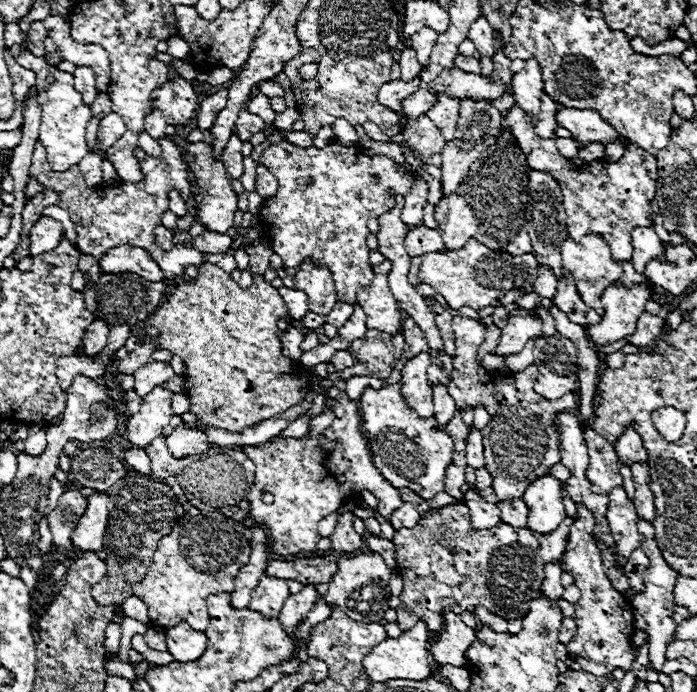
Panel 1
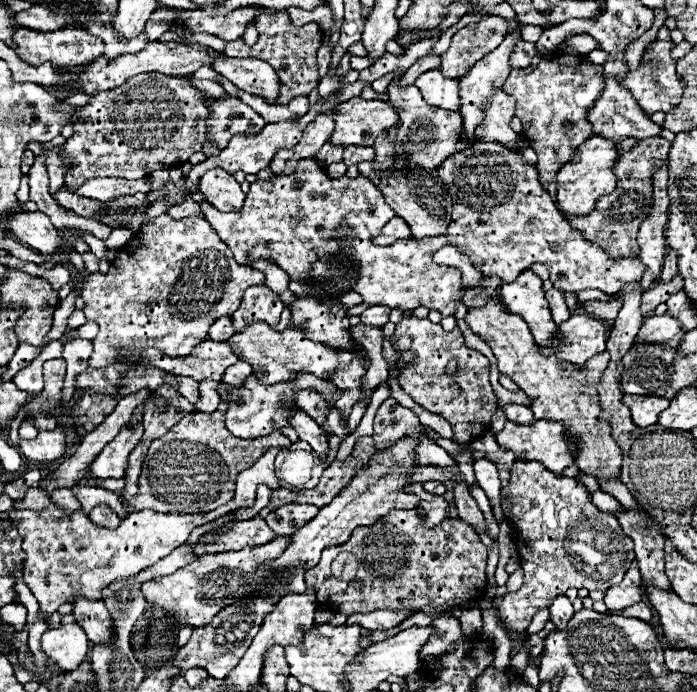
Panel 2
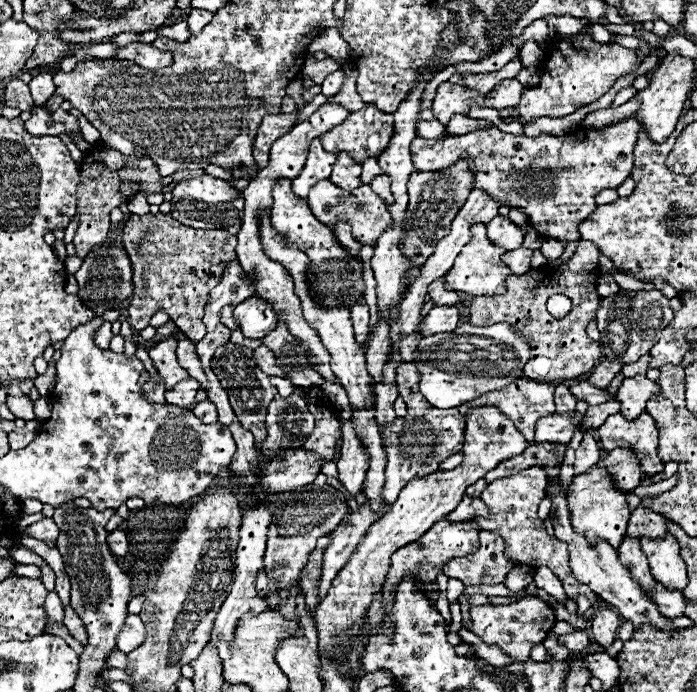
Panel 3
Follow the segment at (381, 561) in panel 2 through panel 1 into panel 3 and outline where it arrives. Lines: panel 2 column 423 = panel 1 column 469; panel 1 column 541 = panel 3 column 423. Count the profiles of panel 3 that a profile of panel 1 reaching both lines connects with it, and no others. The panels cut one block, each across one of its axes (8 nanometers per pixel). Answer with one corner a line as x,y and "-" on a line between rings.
440,520
436,522
420,540
416,540
414,544
406,544
404,548
398,548
392,556
392,566
386,574
386,582
382,588
382,630
390,636
394,632
394,624
392,624
392,606
394,606
394,598
396,598
396,588
398,584
410,576
414,582
416,592
424,594
424,590
420,588
422,584
432,584
436,582
436,576
442,572
442,568
452,560
452,558
460,558
460,556
468,556
470,552
476,552
478,548
478,532
480,528
474,526
474,522
450,522
450,520

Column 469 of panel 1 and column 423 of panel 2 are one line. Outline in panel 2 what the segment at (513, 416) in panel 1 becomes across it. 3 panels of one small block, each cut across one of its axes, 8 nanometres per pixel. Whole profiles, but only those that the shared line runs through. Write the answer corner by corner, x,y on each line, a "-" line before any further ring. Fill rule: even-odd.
402,316
394,330
394,350
398,352
398,360
402,360
404,352
414,354
414,362
408,368
402,368
400,374
400,386
406,394
414,398
424,410
442,414
454,430
454,442
468,446
472,440
480,438
484,430
488,428
492,414
496,412
496,396
488,382
488,368
490,362
486,356
482,356
478,350
472,350
466,346
464,336
460,328
446,332
440,324
430,322
428,318
414,318
414,316
-
448,360
458,362
456,374
446,374

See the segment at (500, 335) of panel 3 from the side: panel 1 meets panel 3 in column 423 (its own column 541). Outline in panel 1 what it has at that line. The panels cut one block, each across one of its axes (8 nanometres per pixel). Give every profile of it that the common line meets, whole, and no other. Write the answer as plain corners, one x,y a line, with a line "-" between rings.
544,336
534,348
540,378
536,392
548,400
562,398
566,392
578,390
576,348
564,336

